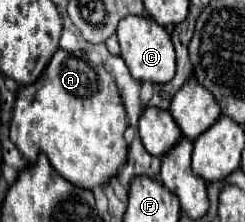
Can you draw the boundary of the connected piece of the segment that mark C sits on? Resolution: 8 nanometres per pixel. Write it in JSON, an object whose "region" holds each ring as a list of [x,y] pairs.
{"region":[[[126,17],[118,25],[118,39],[122,49],[122,59],[126,61],[130,73],[138,81],[150,81],[150,83],[168,83],[176,73],[176,55],[170,41],[168,31],[158,25],[150,17]]]}

